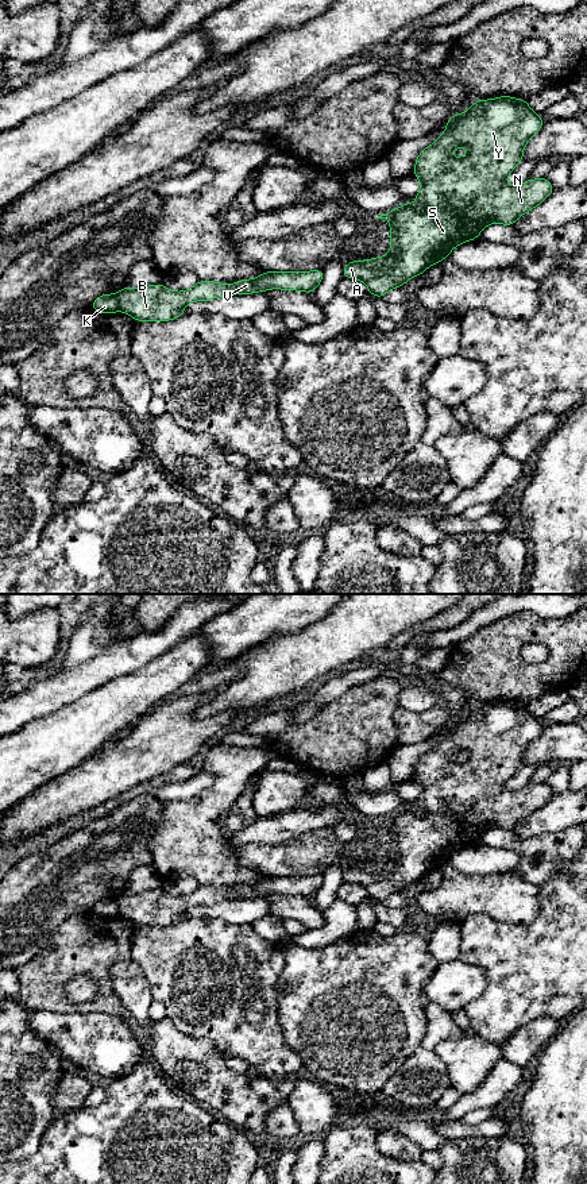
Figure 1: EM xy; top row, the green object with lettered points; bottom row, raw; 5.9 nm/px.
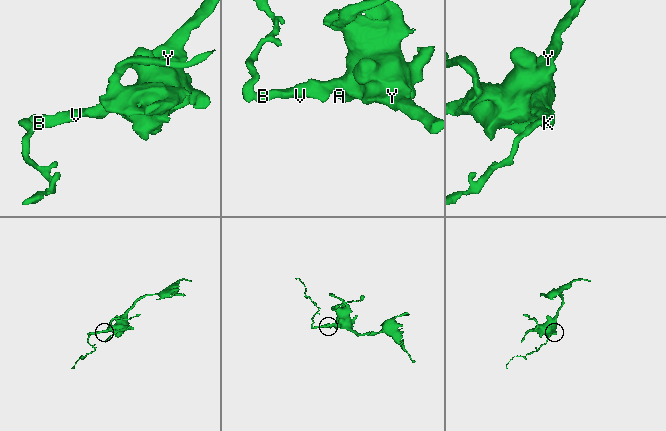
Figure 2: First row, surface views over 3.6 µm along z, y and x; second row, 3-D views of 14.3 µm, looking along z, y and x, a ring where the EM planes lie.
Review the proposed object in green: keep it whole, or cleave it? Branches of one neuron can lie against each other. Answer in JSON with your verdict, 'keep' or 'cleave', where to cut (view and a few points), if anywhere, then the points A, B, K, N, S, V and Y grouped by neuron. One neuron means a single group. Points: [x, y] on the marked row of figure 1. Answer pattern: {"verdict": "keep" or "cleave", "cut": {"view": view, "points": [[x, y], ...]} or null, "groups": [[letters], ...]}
{"verdict": "cleave", "cut": {"view": "xy", "points": [[115, 294], [119, 309]]}, "groups": [["A", "B", "N", "S", "V", "Y"], ["K"]]}

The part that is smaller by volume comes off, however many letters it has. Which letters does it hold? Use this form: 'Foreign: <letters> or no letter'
Foreign: K

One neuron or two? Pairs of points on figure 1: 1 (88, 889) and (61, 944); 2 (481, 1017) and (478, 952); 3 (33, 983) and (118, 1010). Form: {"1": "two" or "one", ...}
{"1": "two", "2": "one", "3": "one"}

